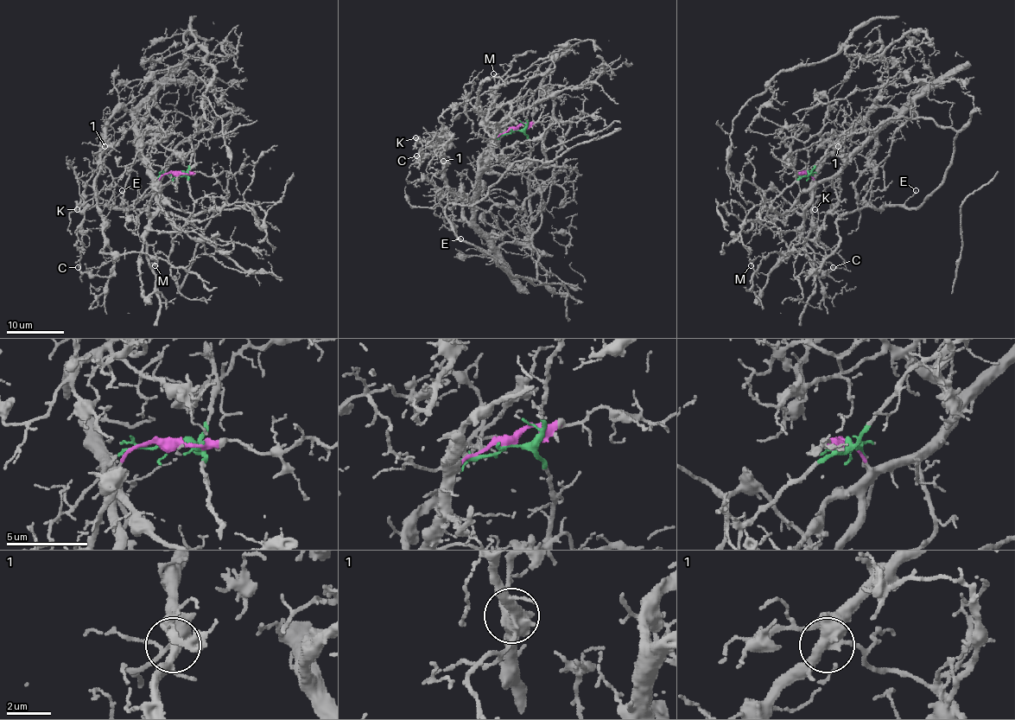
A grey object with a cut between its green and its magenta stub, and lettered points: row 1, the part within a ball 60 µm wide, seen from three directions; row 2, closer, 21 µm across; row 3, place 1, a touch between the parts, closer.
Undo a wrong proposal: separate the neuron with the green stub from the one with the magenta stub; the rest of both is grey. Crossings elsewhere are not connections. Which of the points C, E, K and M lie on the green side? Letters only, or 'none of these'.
E

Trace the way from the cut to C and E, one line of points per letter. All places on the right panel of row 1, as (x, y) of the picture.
C: (807, 173), (815, 181), (830, 179), (895, 110), (876, 106), (815, 180), (807, 245), (820, 277), (833, 266)
E: (807, 175), (846, 136), (891, 118), (925, 117), (957, 132), (944, 180), (908, 207), (915, 190)

